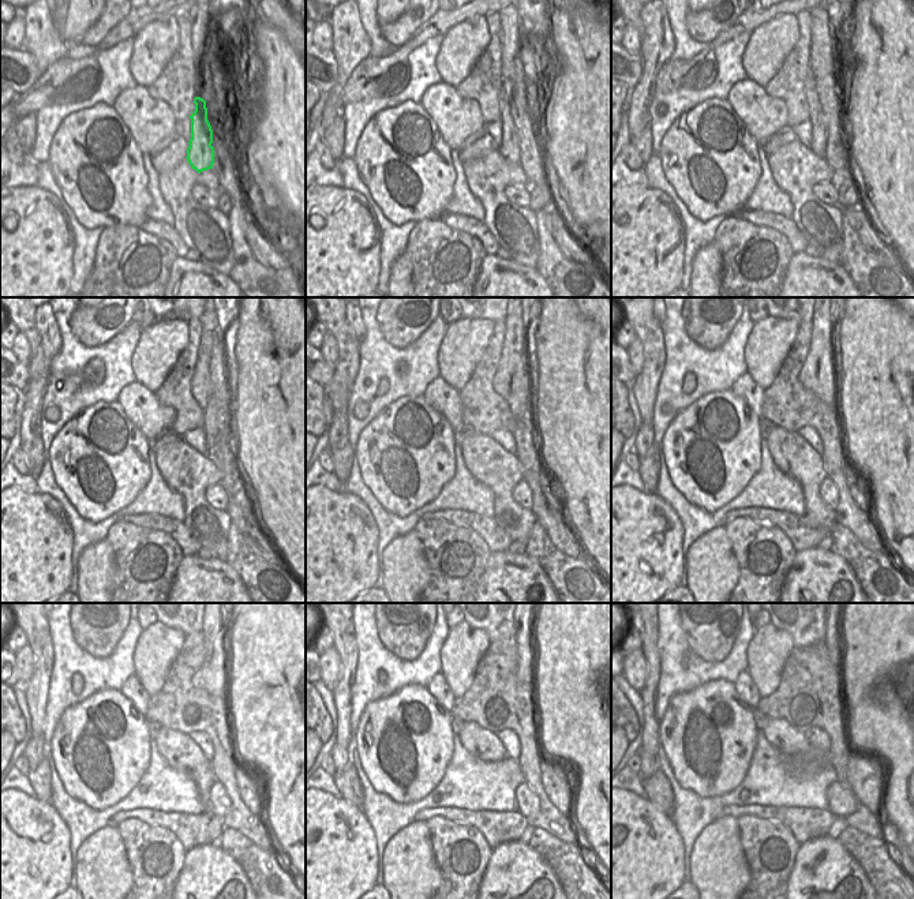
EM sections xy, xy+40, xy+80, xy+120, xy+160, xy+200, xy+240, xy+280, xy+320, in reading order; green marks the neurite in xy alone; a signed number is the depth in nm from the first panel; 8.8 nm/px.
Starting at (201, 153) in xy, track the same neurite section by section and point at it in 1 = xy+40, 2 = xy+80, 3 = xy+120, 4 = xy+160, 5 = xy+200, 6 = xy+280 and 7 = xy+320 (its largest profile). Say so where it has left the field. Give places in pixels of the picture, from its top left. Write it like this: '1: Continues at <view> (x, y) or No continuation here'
1: Continues at xy+40 (509, 148)
2: Continues at xy+80 (811, 89)
3: Continues at xy+120 (201, 384)
4: Continues at xy+160 (512, 375)
5: Continues at xy+200 (819, 374)
6: Continues at xy+280 (523, 630)
7: Continues at xy+320 (830, 641).

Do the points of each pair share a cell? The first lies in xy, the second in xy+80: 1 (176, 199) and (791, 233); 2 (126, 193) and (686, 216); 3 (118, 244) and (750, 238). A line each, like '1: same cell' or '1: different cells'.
1: different cells
2: different cells
3: same cell

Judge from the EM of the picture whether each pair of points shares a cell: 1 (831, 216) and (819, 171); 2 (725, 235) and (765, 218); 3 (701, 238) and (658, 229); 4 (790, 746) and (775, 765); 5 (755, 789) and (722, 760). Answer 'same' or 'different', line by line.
1: same
2: different
3: different
4: different
5: different

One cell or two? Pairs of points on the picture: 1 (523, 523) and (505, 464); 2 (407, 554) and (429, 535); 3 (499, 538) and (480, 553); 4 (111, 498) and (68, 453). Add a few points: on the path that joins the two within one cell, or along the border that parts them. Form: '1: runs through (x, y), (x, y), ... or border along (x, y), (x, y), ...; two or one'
1: runs through (512, 508), (505, 501), (505, 479); one
2: border along (414, 529), (430, 570); two
3: border along (461, 528), (475, 531), (491, 551); two
4: runs through (102, 480), (102, 459), (97, 453), (86, 453); one

